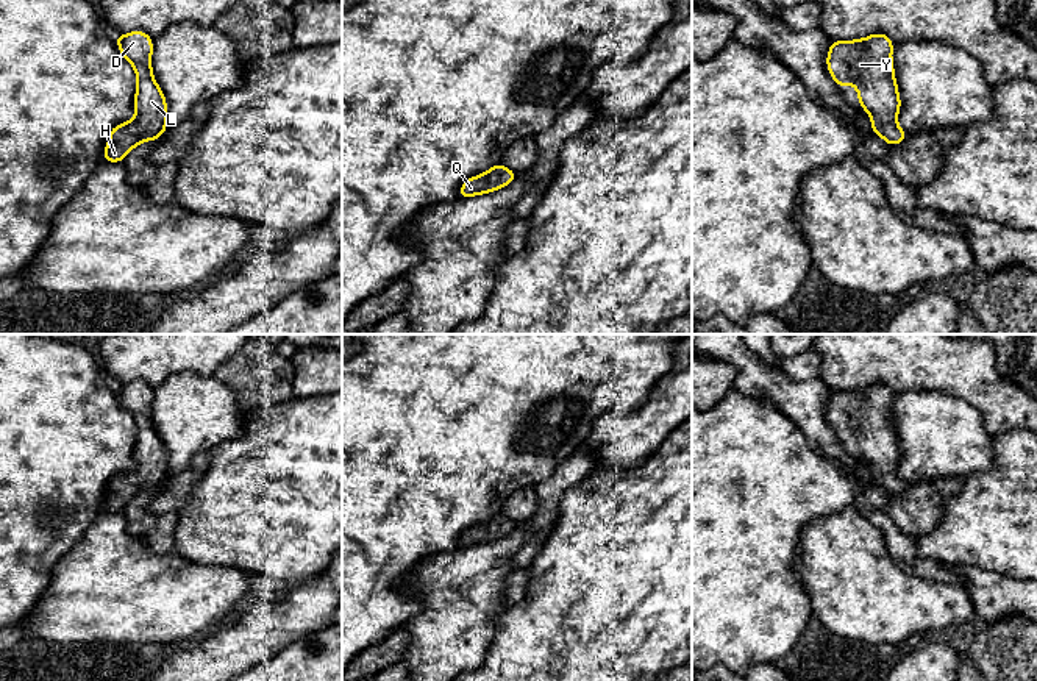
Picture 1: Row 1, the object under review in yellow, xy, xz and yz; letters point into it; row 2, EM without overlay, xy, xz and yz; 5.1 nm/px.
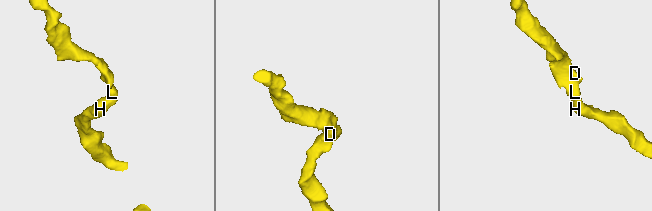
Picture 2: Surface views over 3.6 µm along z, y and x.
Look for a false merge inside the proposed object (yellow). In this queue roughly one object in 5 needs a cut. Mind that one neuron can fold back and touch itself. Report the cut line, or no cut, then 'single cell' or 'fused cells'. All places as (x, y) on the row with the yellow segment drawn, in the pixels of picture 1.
no cut | single cell

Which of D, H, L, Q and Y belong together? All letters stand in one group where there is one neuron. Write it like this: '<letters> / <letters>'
D H L Q Y

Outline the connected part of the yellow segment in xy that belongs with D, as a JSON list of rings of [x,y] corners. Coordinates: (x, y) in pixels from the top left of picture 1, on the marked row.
[[[145,31],[116,36],[120,55],[130,61],[137,77],[133,120],[116,125],[109,131],[103,161],[123,162],[125,155],[145,141],[158,141],[167,125],[167,102],[153,78],[153,39]]]

